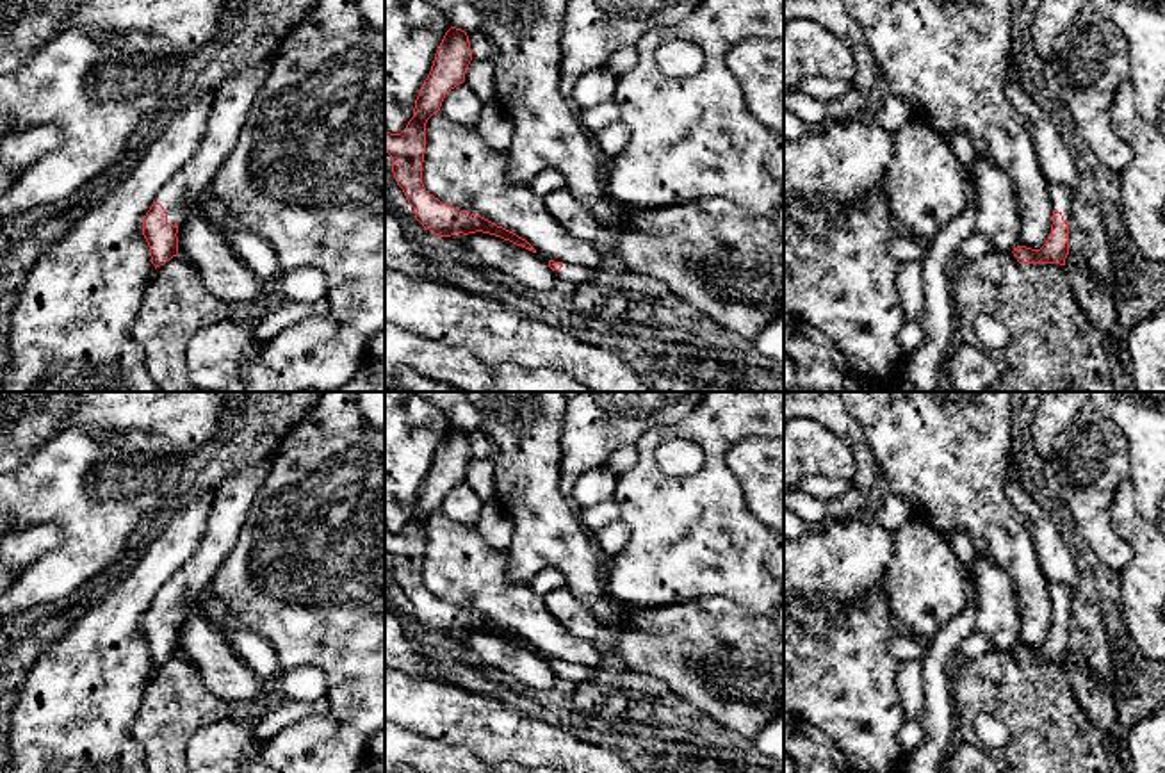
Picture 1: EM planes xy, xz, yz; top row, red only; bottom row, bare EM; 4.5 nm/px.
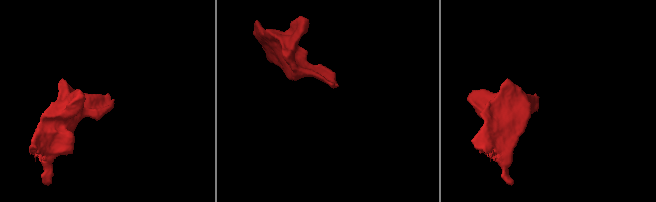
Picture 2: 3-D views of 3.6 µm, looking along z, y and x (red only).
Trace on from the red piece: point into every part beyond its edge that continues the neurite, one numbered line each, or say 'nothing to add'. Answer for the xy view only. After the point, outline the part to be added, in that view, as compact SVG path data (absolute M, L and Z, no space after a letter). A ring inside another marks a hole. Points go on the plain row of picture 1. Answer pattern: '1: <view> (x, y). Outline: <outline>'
1: xy (232, 501). Outline: M276 451L260 463L237 472L214 492L214 504L200 547L155 595L155 602L164 606L169 623L178 623L183 618L187 602L207 600L208 584L235 545L240 527L248 520L255 492L267 477L274 454Z

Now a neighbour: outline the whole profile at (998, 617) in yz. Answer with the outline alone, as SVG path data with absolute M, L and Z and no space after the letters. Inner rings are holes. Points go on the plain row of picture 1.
M976 554L971 574L978 600L976 631L989 638L989 652L1014 650L1021 645L1021 613L1008 572Z

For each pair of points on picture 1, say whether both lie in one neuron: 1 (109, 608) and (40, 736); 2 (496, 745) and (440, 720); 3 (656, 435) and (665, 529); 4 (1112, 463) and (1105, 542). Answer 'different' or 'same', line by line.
1: same
2: same
3: same
4: same

